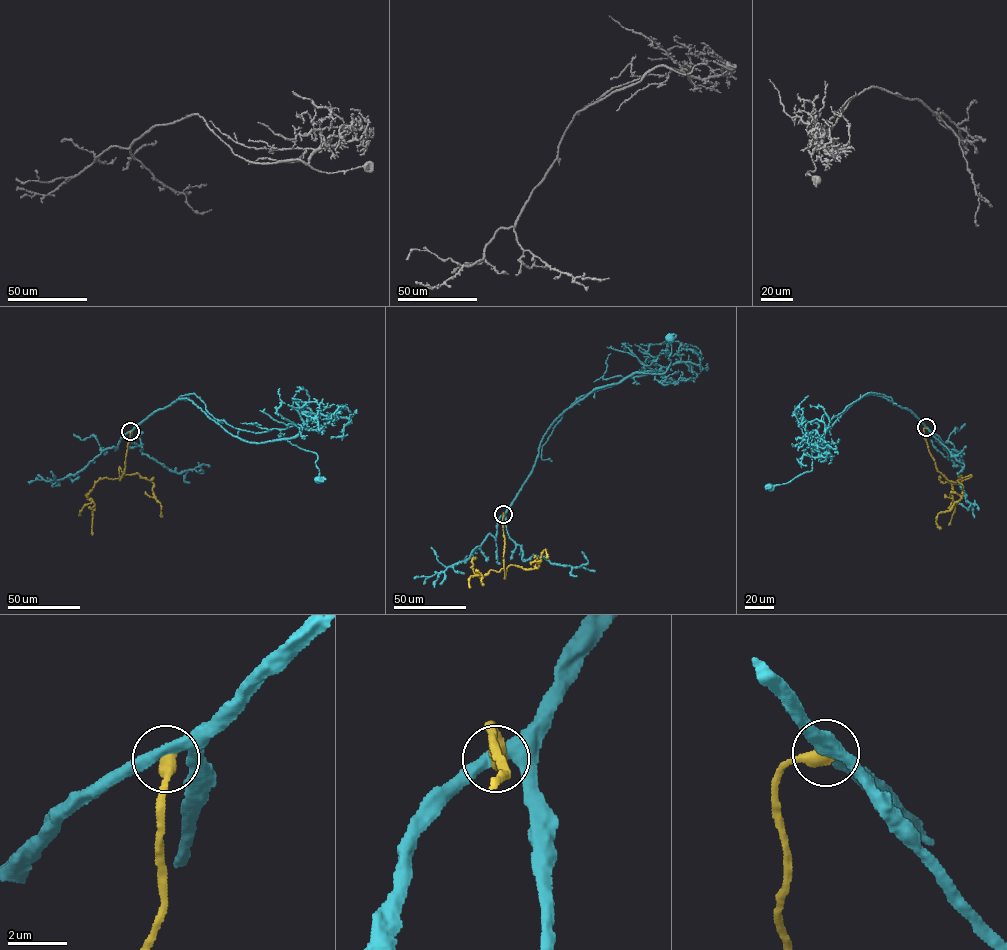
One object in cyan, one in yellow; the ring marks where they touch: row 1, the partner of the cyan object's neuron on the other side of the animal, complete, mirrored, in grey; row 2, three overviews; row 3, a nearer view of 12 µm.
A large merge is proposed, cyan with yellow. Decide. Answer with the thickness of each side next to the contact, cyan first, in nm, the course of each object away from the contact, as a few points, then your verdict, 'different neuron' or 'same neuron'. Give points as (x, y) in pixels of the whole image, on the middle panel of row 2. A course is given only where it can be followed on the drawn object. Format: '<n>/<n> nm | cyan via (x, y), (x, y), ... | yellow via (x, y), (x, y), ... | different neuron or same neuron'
400/550 nm | cyan via (503, 514), (556, 418), (594, 390), (636, 372), (664, 373), (670, 364), (669, 338) | yellow via (503, 514), (505, 578), (510, 565), (535, 568), (544, 550), (546, 558) | different neuron

